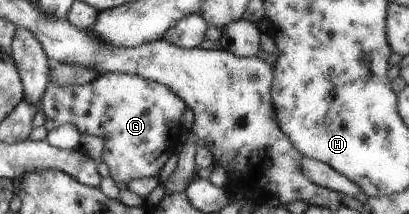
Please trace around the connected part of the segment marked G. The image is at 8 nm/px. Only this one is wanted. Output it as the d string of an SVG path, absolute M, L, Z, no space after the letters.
M116 72L101 74L94 80L81 85L60 86L49 82L46 84L46 90L42 92L42 96L40 96L40 102L36 104L36 109L40 110L40 112L44 114L43 124L46 130L50 130L51 128L56 128L61 124L68 123L74 124L74 126L78 128L78 132L80 134L91 134L92 136L102 138L103 148L100 158L108 167L110 178L115 182L115 184L120 184L120 182L122 182L122 184L127 184L128 180L132 179L158 177L160 170L162 170L162 166L164 166L164 163L168 160L170 155L178 151L179 142L183 139L184 127L180 123L180 118L182 117L182 114L184 114L186 108L187 107L186 104L184 104L184 101L181 98L178 98L178 96L176 96L166 85L154 82L152 80L146 80L140 76L136 76L136 74Z

